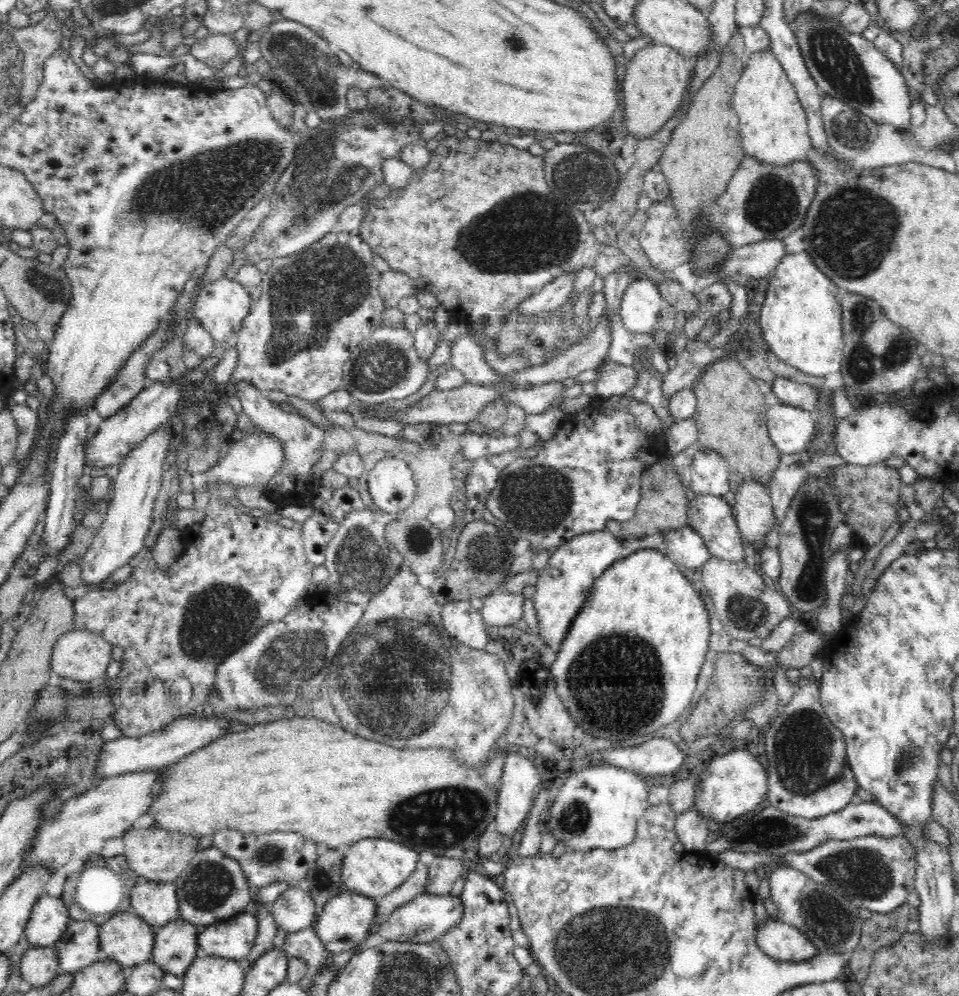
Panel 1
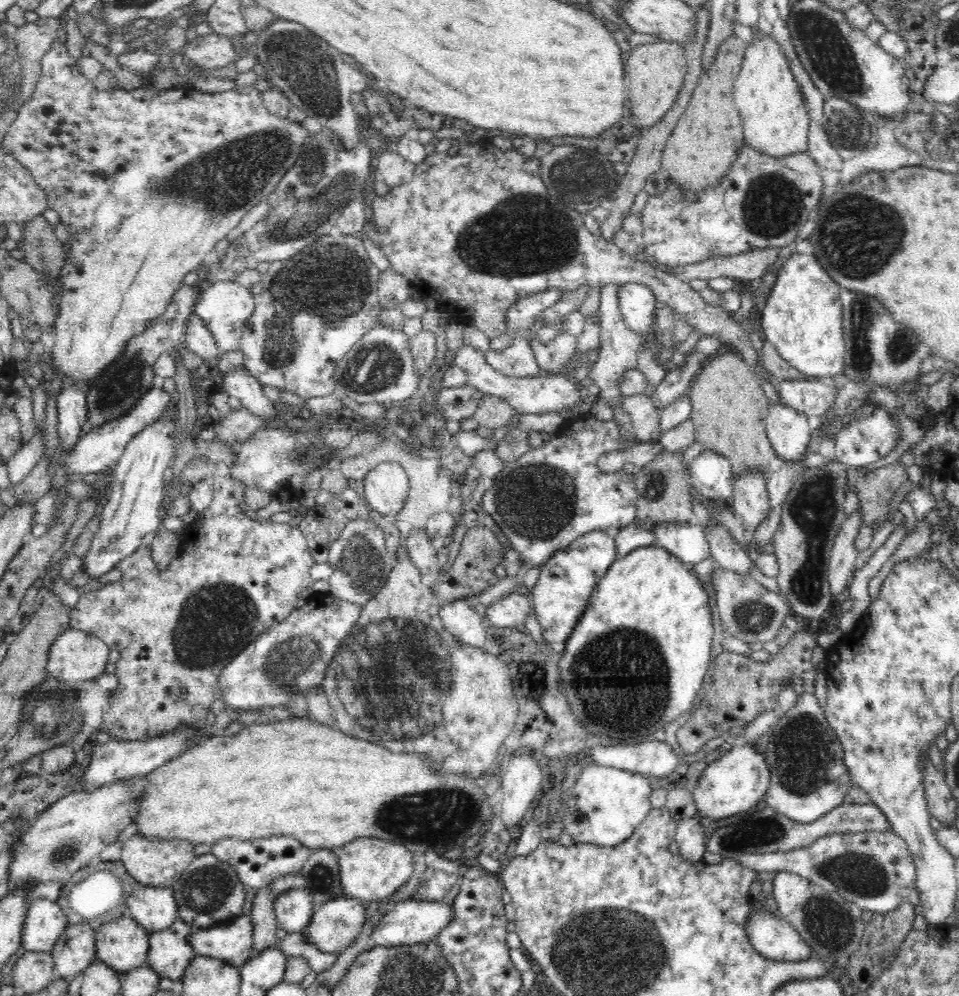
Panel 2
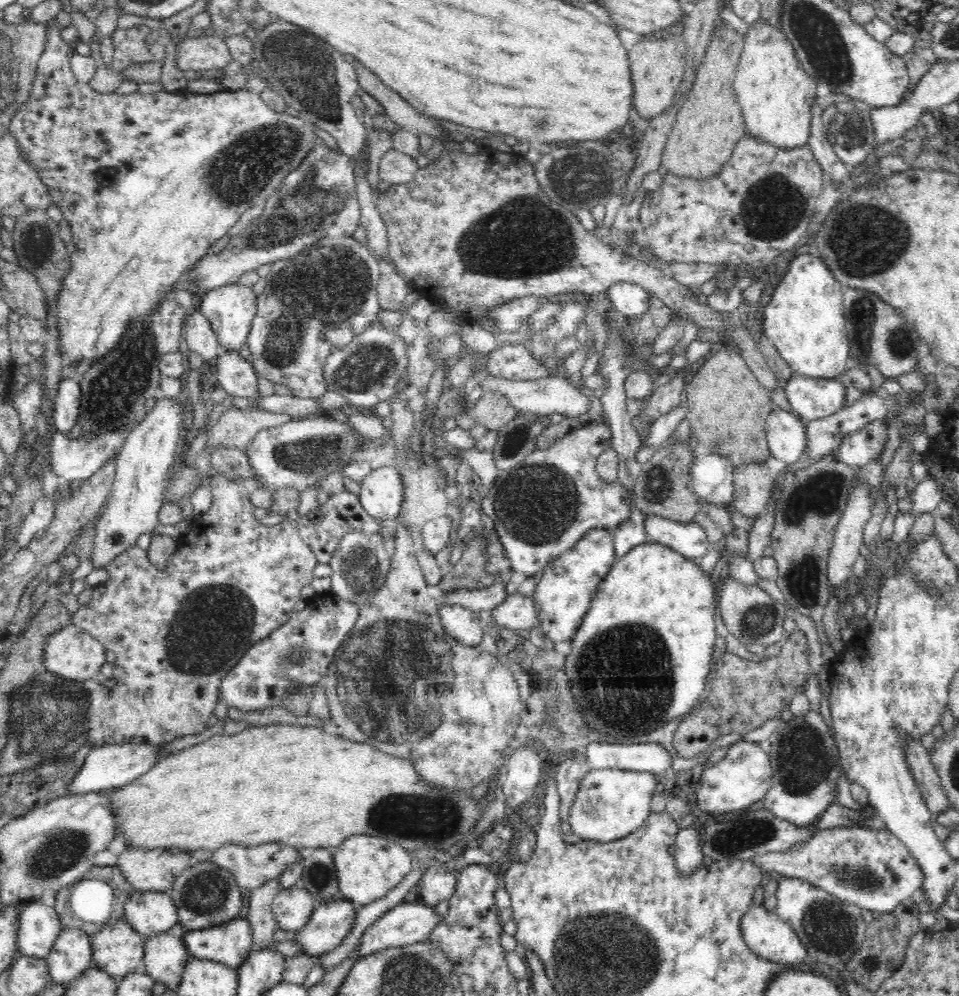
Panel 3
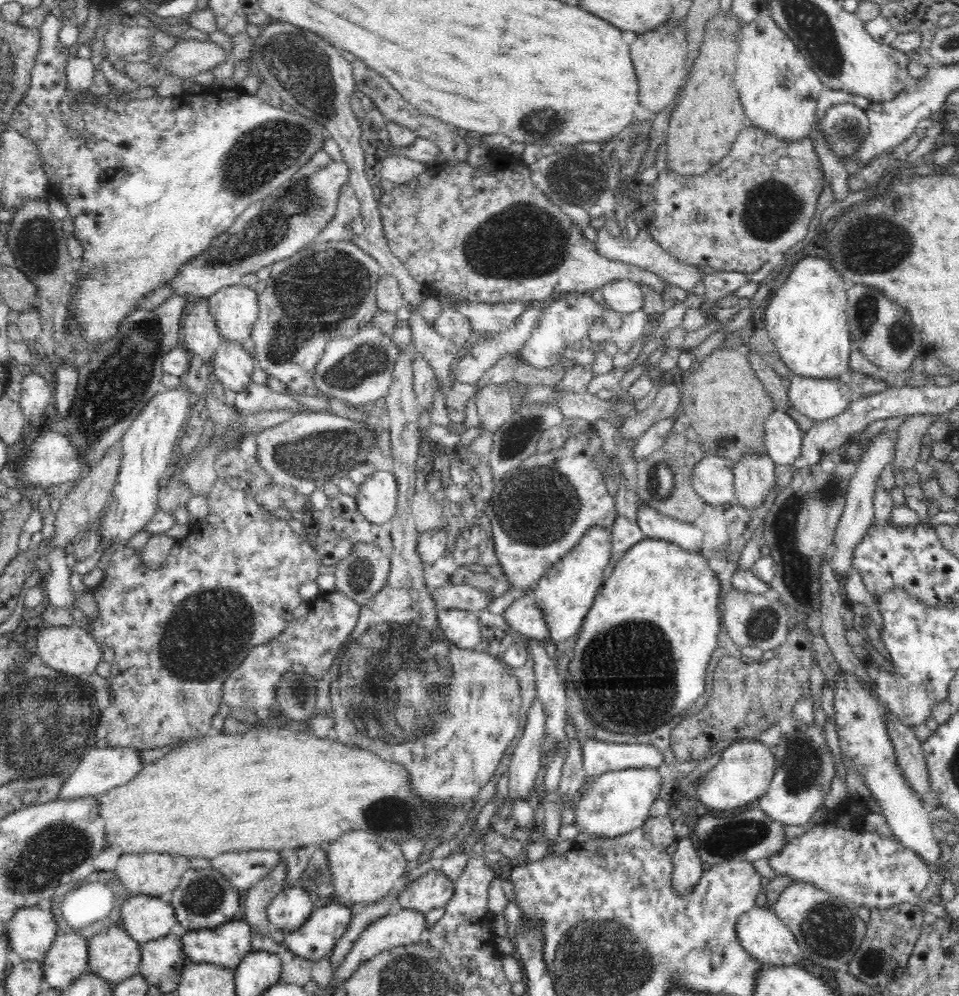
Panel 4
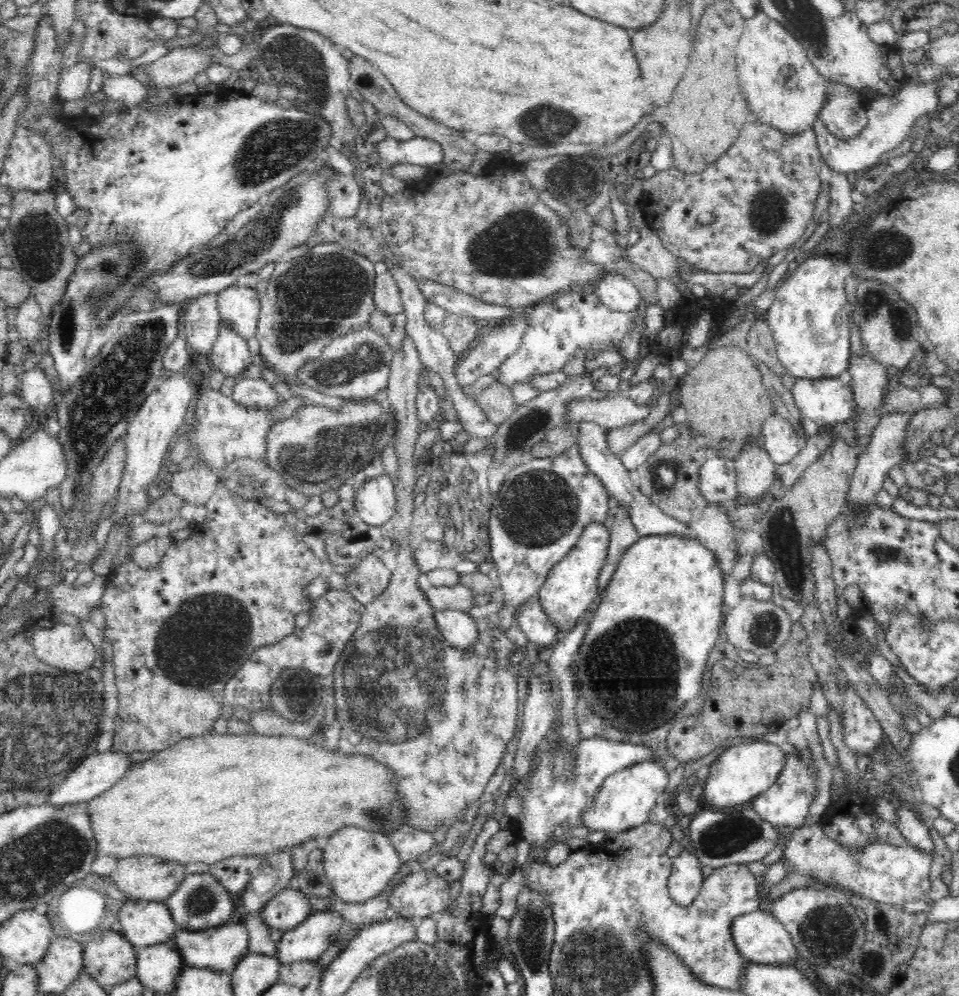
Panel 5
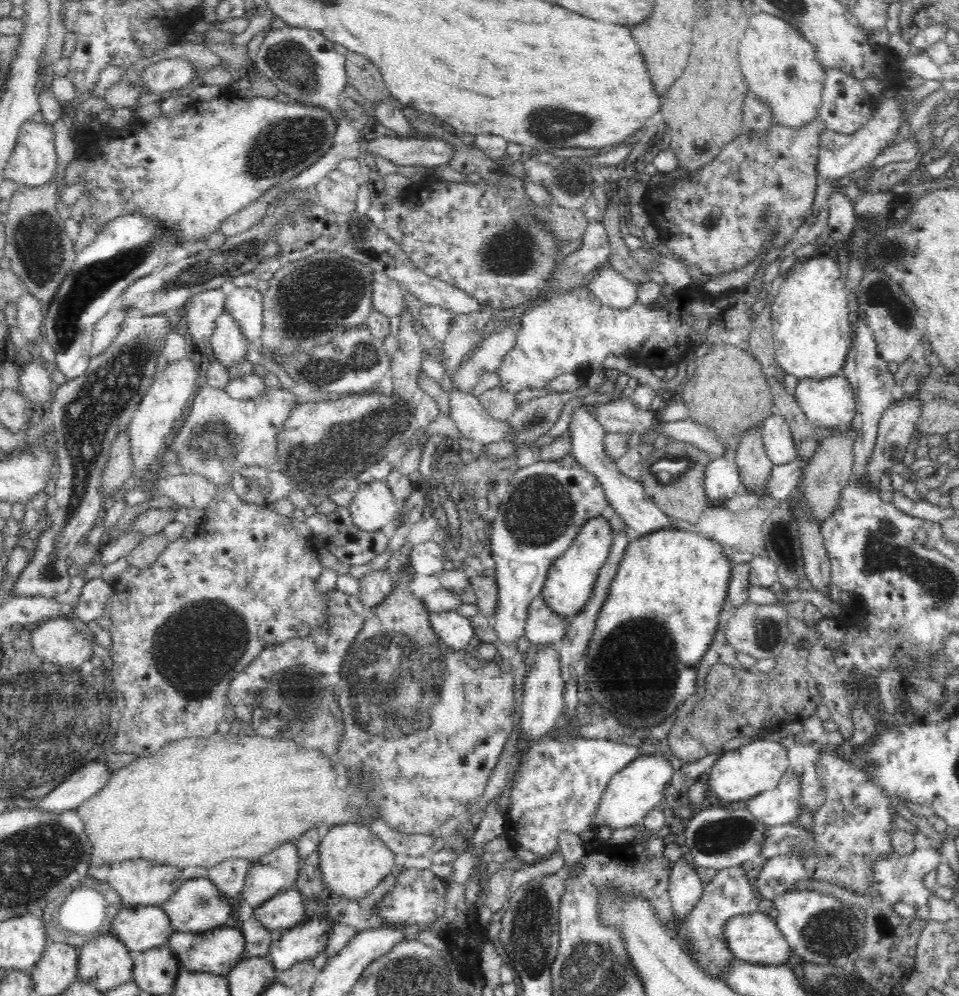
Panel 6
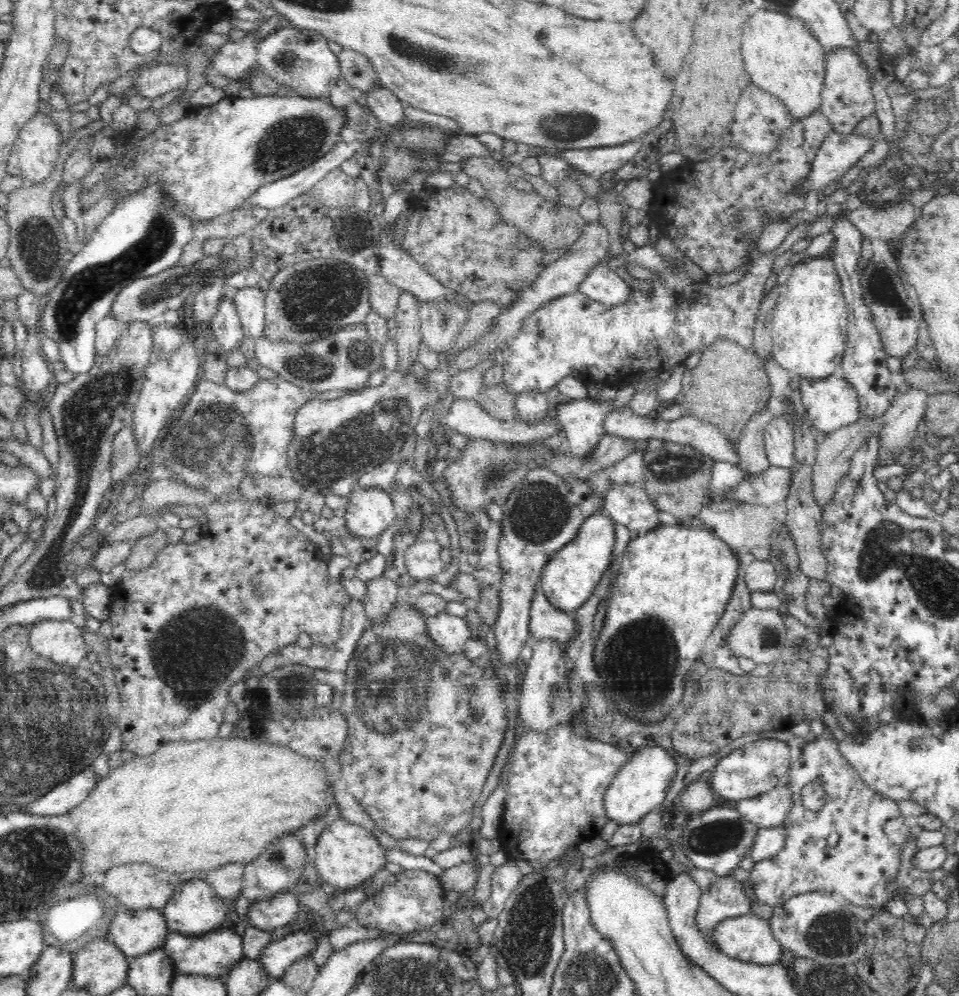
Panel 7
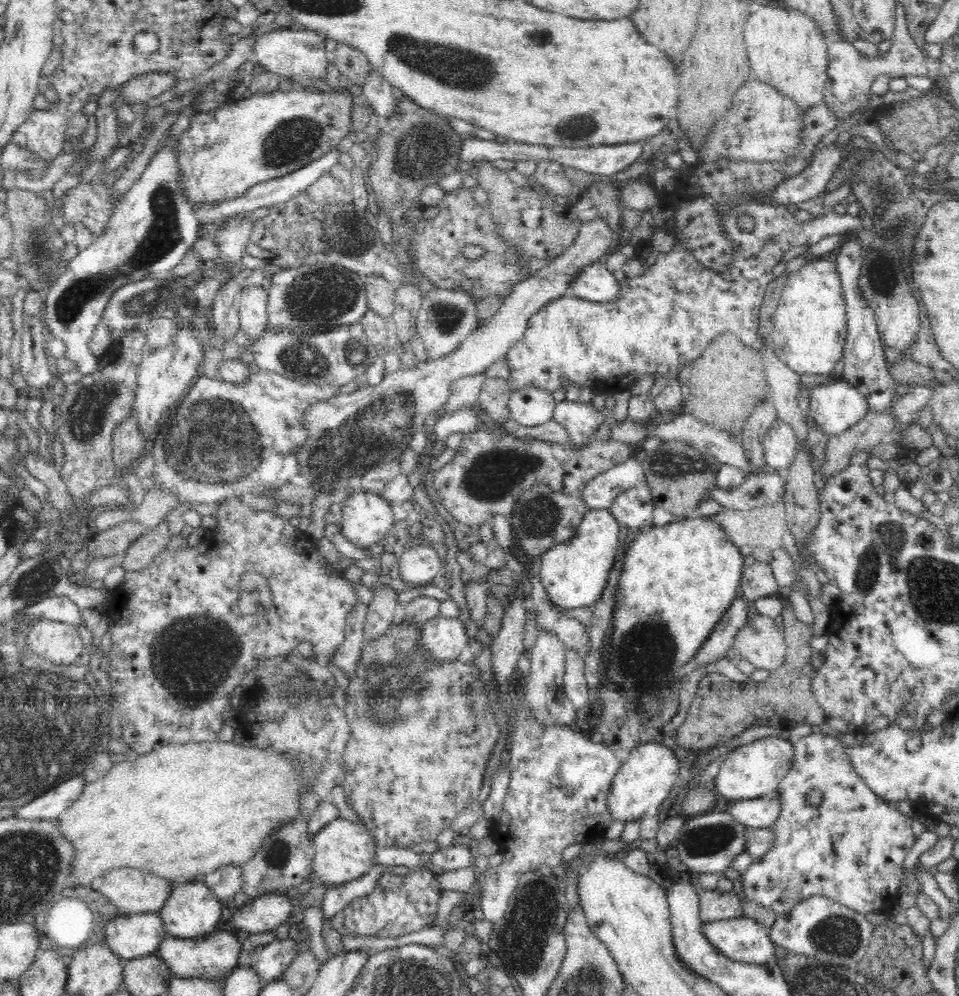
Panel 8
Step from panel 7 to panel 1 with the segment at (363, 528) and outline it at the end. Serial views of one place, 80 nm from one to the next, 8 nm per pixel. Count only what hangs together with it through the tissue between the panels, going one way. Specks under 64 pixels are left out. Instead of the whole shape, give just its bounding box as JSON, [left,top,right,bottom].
[368,458,414,513]

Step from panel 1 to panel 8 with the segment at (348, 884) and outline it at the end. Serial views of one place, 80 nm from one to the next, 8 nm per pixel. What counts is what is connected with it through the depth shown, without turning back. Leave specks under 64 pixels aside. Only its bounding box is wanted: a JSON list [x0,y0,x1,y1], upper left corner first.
[311,817,378,887]

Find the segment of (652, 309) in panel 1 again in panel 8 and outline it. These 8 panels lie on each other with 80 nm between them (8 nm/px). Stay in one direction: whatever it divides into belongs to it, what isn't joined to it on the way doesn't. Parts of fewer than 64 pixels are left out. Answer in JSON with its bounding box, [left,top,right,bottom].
[566,260,619,302]

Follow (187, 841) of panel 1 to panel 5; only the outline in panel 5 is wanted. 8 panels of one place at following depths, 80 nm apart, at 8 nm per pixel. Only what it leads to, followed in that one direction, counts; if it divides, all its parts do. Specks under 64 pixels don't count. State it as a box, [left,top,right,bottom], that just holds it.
[109,855,209,901]

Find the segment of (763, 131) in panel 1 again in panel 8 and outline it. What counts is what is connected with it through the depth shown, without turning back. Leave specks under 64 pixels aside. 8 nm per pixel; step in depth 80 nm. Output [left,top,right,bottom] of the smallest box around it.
[744,6,831,112]

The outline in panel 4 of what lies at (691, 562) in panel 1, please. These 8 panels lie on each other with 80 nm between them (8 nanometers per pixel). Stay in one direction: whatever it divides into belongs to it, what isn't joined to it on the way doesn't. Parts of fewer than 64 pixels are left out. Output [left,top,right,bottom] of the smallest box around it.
[637,501,703,552]

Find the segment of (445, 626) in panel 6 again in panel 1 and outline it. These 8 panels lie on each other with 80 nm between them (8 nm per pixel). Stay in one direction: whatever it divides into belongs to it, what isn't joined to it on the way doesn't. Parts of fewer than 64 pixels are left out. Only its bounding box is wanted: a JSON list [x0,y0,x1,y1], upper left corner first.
[441,600,488,649]

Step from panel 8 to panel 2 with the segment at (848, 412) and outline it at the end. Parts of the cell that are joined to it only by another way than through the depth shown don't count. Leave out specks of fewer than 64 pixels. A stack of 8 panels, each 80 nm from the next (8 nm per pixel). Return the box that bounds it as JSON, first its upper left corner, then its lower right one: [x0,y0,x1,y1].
[778,378,841,420]

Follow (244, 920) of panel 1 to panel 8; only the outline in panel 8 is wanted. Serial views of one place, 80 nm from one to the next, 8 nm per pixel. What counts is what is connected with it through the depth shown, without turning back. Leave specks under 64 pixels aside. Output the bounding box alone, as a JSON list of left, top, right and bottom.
[157,929,243,980]

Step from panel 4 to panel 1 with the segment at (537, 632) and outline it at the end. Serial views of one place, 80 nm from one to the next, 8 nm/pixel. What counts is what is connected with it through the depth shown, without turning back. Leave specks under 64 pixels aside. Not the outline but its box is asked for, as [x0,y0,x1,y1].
[480,590,524,626]

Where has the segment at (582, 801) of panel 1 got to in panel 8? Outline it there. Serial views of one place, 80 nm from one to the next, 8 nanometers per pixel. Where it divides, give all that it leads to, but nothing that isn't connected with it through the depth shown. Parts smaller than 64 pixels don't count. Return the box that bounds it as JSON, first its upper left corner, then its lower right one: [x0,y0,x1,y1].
[607,742,678,821]

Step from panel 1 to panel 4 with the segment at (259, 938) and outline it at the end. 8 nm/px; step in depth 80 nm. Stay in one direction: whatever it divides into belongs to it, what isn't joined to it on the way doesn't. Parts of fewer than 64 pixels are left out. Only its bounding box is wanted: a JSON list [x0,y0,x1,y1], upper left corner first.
[243,861,286,933]

